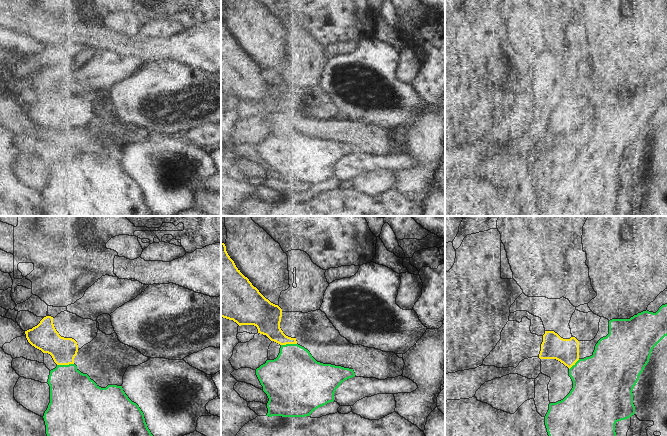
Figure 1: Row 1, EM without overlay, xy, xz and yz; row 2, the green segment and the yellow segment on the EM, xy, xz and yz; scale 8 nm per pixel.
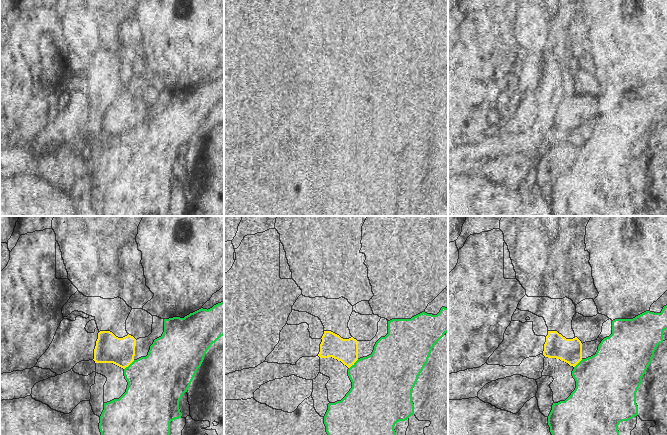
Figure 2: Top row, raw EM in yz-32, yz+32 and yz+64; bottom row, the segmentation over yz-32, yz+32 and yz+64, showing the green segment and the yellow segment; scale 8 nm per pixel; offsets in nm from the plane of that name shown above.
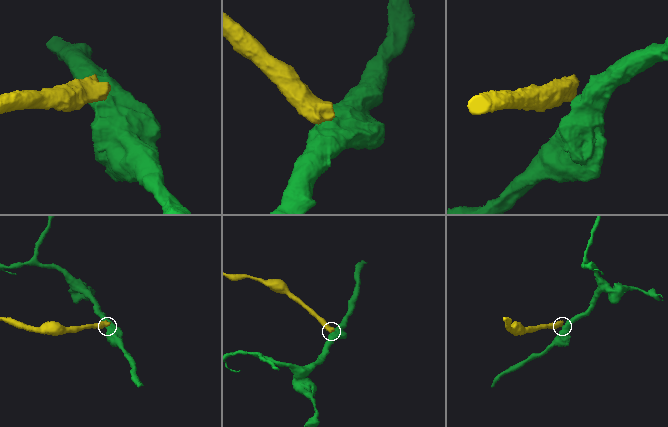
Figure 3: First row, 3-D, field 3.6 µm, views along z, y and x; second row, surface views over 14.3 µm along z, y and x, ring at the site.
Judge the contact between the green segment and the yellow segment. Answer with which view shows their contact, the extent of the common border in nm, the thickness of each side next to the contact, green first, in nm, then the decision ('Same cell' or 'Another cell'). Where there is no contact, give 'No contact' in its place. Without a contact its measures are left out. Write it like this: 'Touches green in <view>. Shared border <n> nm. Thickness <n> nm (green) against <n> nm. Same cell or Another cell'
Touches green in xy. Shared border 140 nm. Thickness 380 nm (green) against 200 nm. Another cell

